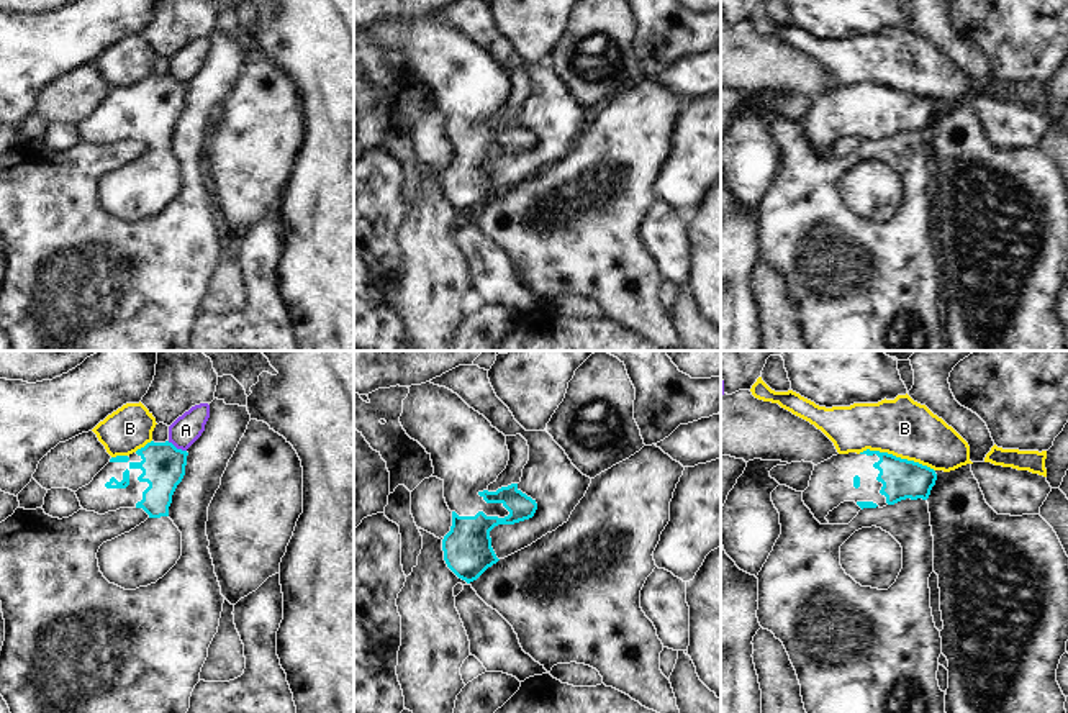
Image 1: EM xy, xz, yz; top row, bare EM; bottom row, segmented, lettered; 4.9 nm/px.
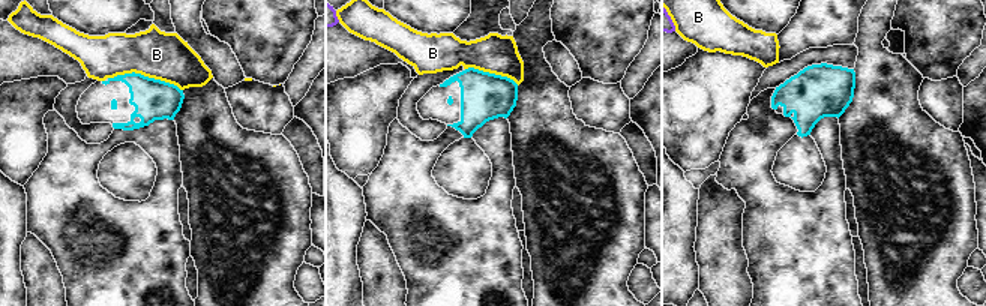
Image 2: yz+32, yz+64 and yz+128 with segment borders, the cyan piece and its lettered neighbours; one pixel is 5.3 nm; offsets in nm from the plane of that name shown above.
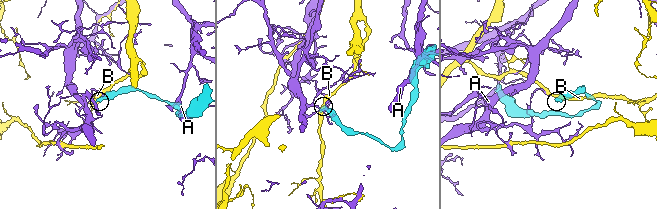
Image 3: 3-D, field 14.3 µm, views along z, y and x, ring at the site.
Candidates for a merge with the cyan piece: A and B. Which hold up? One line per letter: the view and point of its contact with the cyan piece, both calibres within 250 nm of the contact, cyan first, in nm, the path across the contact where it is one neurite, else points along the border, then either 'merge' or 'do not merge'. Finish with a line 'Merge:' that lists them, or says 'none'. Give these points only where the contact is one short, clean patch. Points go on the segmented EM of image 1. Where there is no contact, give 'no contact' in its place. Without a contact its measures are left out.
A: meets cyan in xy at (176, 448); 220 nm thick on the cyan side, 150 nm on the other; border along xy (167, 441), (185, 451); do not merge
B: meets cyan in yz at (895, 456); 200 nm thick on the cyan side, 280 nm on the other; do not merge
Merge: none

